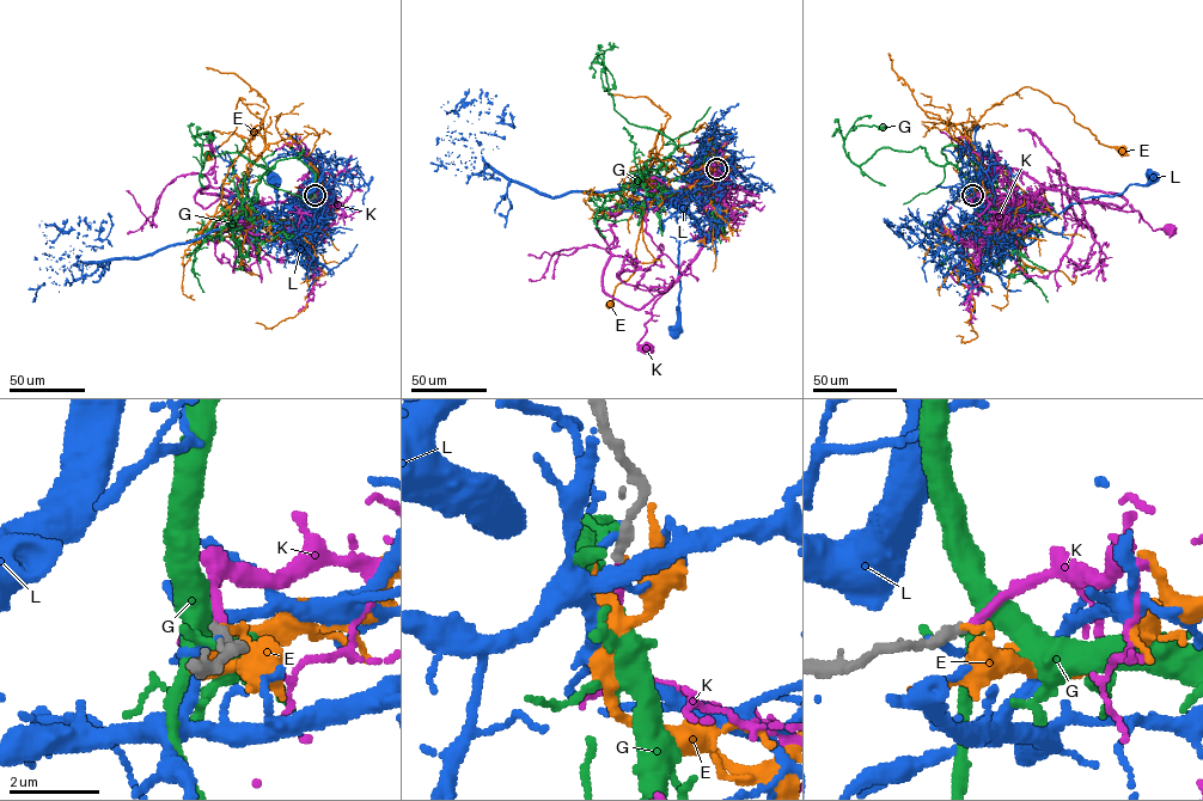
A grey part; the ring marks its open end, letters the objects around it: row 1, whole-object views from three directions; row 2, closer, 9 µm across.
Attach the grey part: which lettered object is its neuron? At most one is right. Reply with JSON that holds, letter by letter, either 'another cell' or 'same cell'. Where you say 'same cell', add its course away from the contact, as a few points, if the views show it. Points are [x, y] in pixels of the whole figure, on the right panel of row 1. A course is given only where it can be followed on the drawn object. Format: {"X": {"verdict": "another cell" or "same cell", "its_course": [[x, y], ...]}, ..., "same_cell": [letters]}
{"E": {"verdict": "another cell"}, "G": {"verdict": "another cell"}, "K": {"verdict": "same cell", "its_course": [[972, 195], [981, 193], [1013, 202], [1040, 190], [1061, 190], [1084, 201], [1137, 211], [1153, 231], [1171, 231]]}, "L": {"verdict": "another cell"}, "same_cell": ["K"]}

